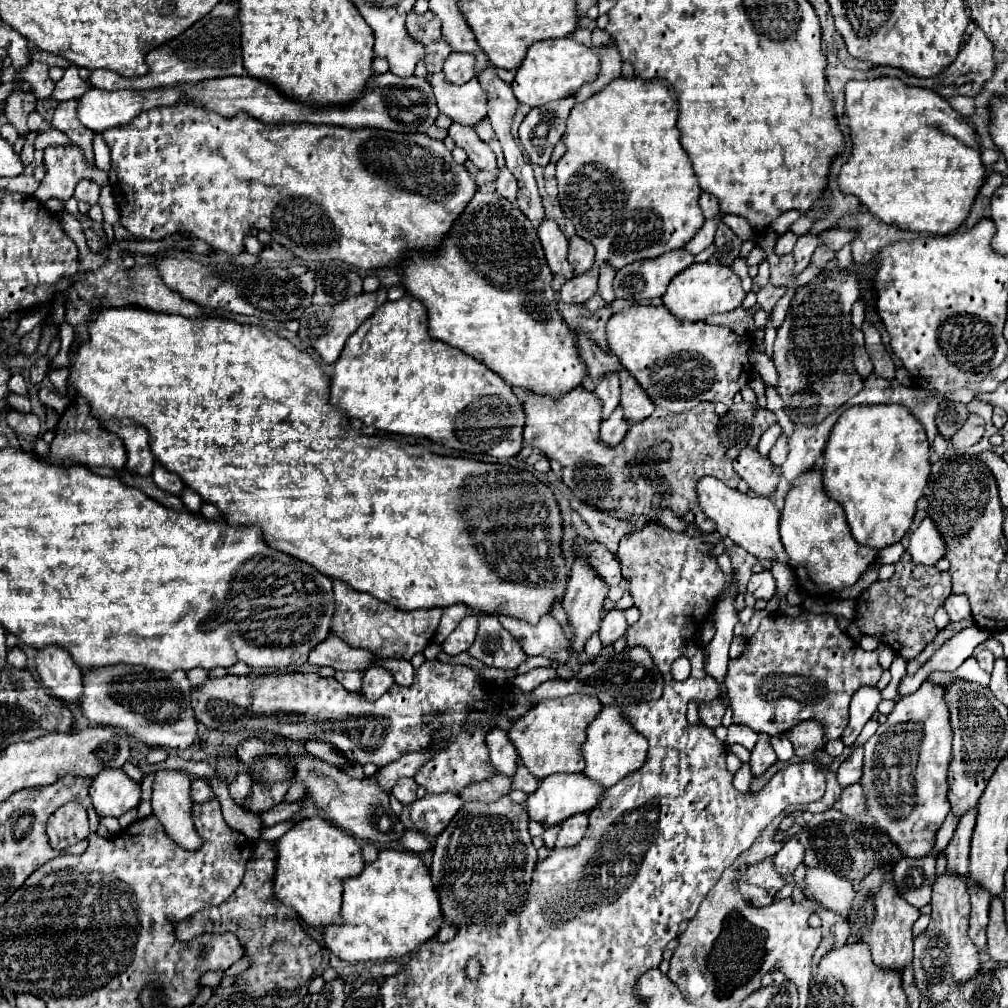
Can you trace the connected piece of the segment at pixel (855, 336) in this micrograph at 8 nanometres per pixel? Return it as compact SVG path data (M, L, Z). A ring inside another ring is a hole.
M852 328L852 340L854 340L854 366L856 366L858 374L860 374L862 378L866 378L868 374L872 374L872 372L874 372L874 368L872 368L872 362L870 362L870 358L868 358L868 354L866 354L866 350L864 350L862 330Z

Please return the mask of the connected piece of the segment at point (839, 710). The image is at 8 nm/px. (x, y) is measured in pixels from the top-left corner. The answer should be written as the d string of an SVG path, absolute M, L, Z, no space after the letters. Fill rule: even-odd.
M810 614L800 616L766 616L758 630L746 640L746 648L740 658L730 660L726 686L730 694L730 708L734 712L734 724L744 724L754 732L768 734L768 712L794 712L796 722L816 720L826 728L826 740L836 740L848 726L848 706L854 692L862 686L876 686L882 676L878 664L878 652L866 652L848 634L838 628L836 616L832 614Z

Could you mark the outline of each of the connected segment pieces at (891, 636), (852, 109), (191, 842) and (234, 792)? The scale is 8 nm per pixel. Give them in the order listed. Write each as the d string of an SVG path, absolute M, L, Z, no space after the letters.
M904 552L896 562L896 572L890 580L876 580L856 600L854 624L862 634L878 638L890 646L904 660L914 660L938 632L934 626L934 612L950 594L950 574L936 570L936 566L918 566L910 554Z
M898 78L850 80L846 84L846 116L852 130L852 156L840 172L842 192L856 196L876 218L900 230L946 236L966 222L986 168L972 122L958 114L948 100L932 90L906 86Z
M158 770L154 774L154 784L152 784L152 812L154 816L162 822L166 828L168 836L180 844L184 850L198 850L202 846L202 838L194 830L194 822L190 816L192 810L192 800L190 800L190 778L182 774L180 770Z
M238 764L238 772L236 772L236 776L234 776L234 780L230 782L230 796L234 798L234 802L238 804L238 806L242 806L242 802L244 802L244 798L250 794L250 786L252 786L252 778L250 778L250 774L246 774L246 764Z

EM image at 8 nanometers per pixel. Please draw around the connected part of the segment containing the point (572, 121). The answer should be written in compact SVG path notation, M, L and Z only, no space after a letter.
M616 78L612 80L602 92L598 92L596 96L588 98L586 102L582 104L576 104L568 116L568 126L566 126L566 132L562 136L562 142L566 144L566 154L558 160L556 164L556 180L558 180L558 190L560 190L560 206L564 210L564 214L572 220L574 228L576 228L576 234L580 238L586 238L594 248L596 248L596 262L592 266L592 270L588 270L586 274L578 274L574 276L572 280L568 280L562 290L560 290L560 298L568 304L584 304L592 294L596 294L598 290L598 276L600 276L600 268L604 264L612 266L614 270L620 270L622 266L630 264L630 262L636 262L636 260L646 260L646 258L658 258L666 252L672 252L672 250L678 250L678 248L684 248L688 244L690 238L694 238L694 234L702 228L704 224L704 216L702 216L702 210L698 206L698 198L700 198L700 186L698 186L698 180L694 176L694 170L692 170L692 164L688 160L688 154L686 150L680 146L680 132L676 128L676 118L678 118L678 100L676 100L676 94L674 90L670 88L667 82L662 80L640 80L640 78Z

